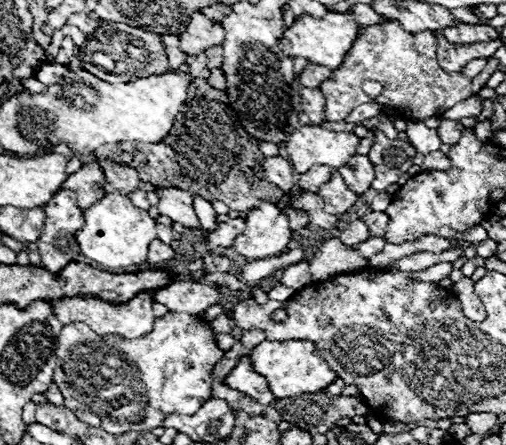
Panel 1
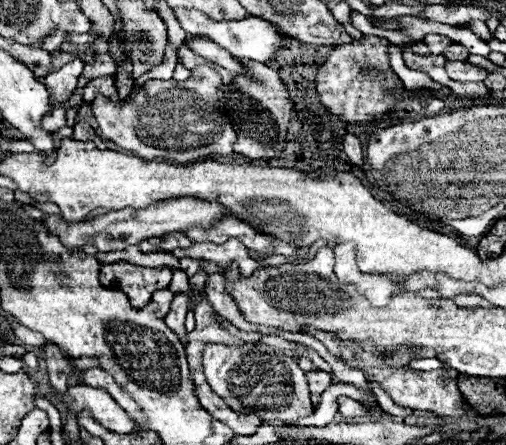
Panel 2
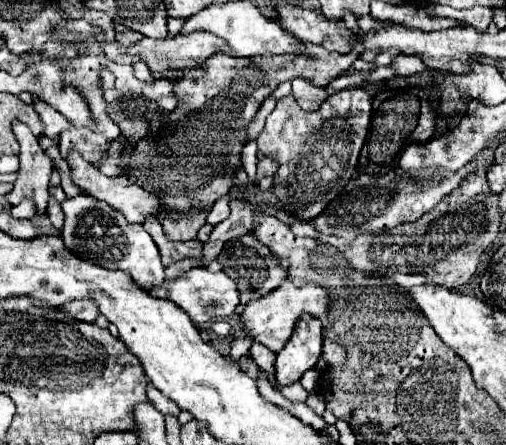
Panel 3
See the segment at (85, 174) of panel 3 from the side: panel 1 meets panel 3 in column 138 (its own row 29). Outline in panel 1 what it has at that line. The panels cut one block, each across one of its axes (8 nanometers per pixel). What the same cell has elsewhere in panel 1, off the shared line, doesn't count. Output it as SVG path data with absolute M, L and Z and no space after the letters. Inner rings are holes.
M200 12L192 16L186 32L180 34L180 50L186 54L202 54L208 46L218 46L220 42L224 42L224 28Z

